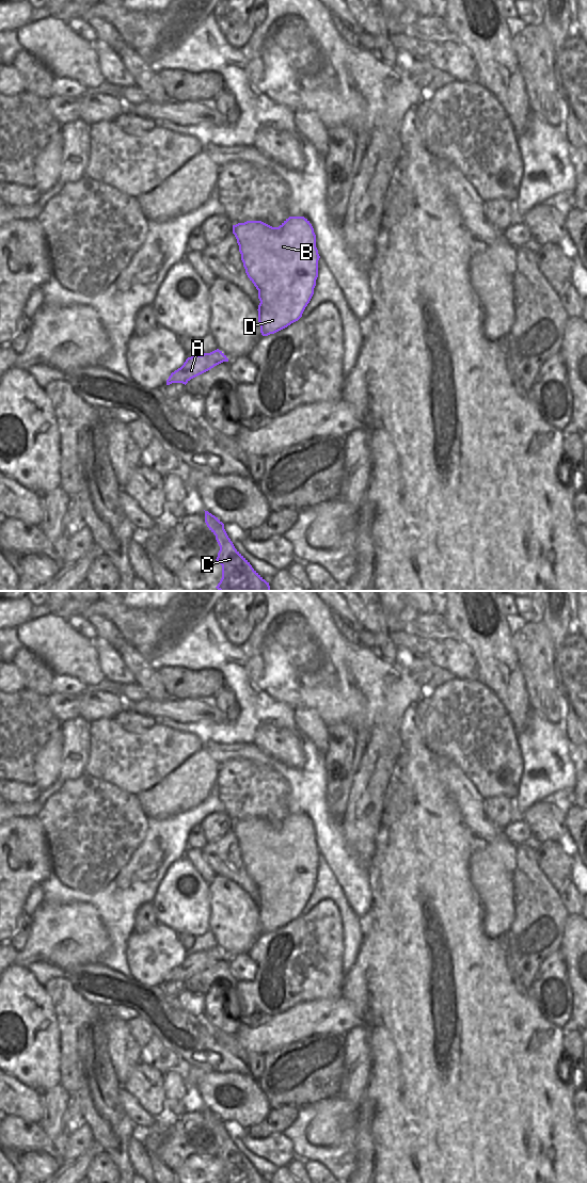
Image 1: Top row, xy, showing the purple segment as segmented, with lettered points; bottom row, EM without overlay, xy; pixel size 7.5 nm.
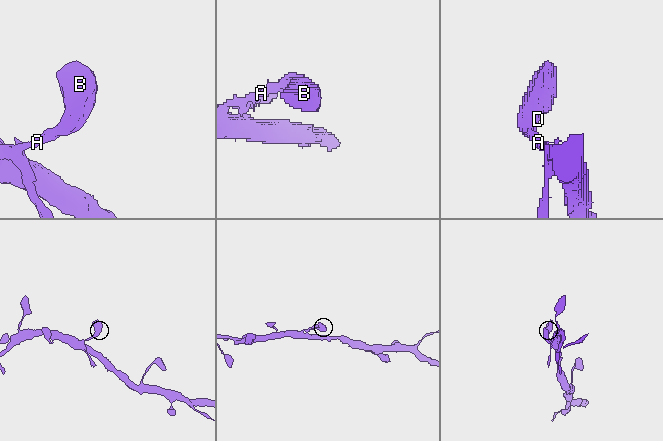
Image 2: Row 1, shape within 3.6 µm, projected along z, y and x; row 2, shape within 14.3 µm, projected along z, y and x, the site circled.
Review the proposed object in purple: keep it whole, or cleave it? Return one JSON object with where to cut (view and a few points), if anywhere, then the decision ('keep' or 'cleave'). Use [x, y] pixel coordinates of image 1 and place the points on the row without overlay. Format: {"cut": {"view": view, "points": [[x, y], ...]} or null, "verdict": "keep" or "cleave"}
{"cut": null, "verdict": "keep"}

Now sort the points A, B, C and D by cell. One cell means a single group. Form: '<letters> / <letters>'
A B C D

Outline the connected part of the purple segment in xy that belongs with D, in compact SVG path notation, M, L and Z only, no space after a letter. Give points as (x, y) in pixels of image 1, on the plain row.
M289 814L279 825L261 818L233 822L241 858L258 888L263 933L298 918L310 900L318 875L316 832L304 814Z

